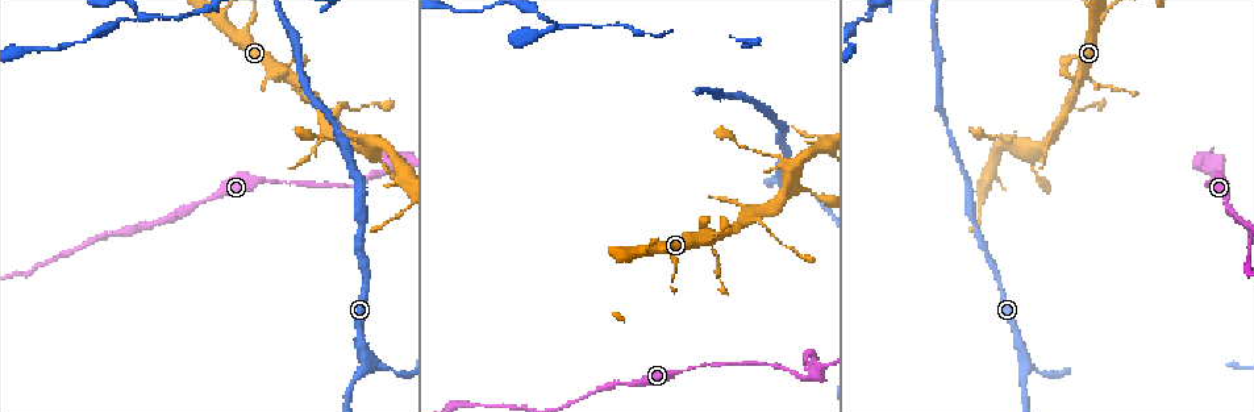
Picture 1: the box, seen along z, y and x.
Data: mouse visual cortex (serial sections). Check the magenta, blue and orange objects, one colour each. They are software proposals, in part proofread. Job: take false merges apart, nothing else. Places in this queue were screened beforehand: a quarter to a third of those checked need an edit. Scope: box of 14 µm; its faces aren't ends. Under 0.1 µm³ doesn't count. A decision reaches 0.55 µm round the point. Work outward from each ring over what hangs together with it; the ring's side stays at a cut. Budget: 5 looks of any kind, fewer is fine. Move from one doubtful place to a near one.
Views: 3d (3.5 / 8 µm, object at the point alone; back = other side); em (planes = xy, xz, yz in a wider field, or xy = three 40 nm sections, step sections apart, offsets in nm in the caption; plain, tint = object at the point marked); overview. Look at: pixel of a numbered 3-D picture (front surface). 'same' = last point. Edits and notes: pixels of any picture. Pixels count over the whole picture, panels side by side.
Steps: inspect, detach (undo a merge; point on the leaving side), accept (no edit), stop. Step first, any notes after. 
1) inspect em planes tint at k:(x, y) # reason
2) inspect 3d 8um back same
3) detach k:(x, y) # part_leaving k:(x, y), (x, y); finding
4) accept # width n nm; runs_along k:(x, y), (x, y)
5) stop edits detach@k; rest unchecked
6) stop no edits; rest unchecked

inspect 3d 3.5um back at 1:(370, 359) # branch point

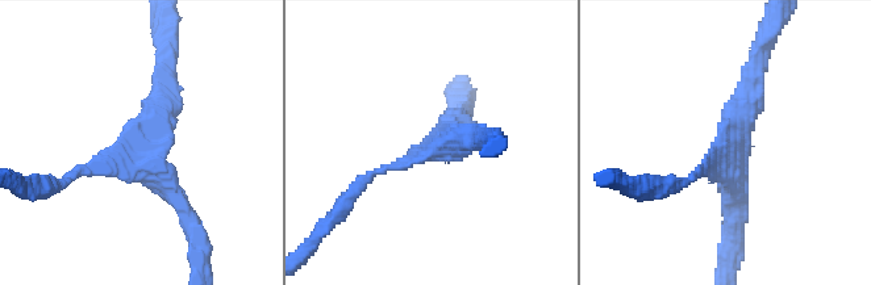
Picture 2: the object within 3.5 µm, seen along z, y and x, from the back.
inspect em xy step 3 tint at 2:(143, 143) # arms 3; arm_widths 150, 250, 300 nm

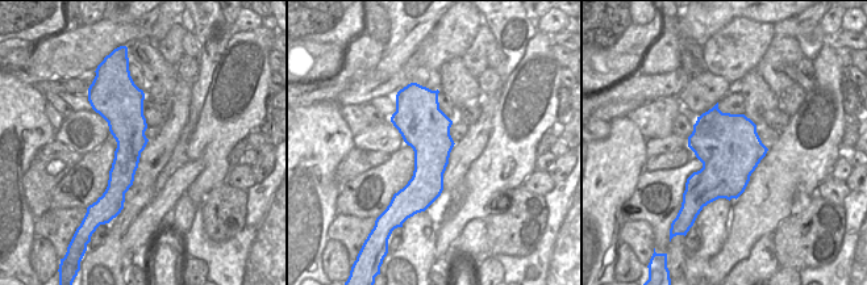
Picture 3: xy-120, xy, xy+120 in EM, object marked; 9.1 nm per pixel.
accept # width 440 nm; runs_along 2:(165, 66), (141, 143), (188, 216); all the same cell

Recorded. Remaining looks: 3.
inspect 3d 3.5um at 1:(1219, 168) # sudden change in width

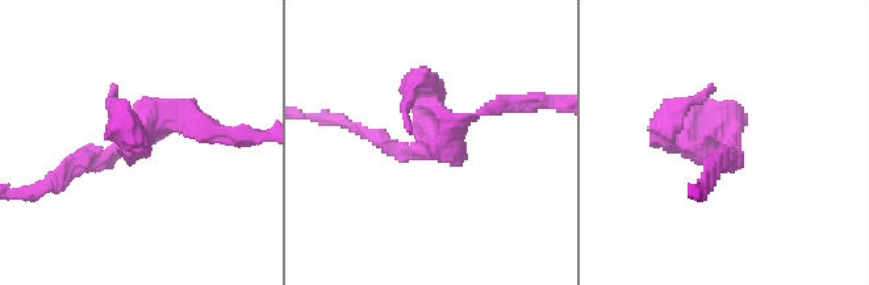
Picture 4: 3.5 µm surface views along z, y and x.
inspect em xy step 3 plain at 4:(728, 144) # need the tissue

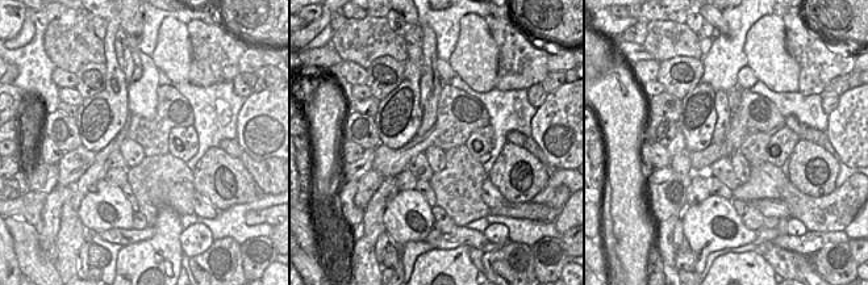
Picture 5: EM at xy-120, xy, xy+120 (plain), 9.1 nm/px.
inspect em xy step 3 tint same

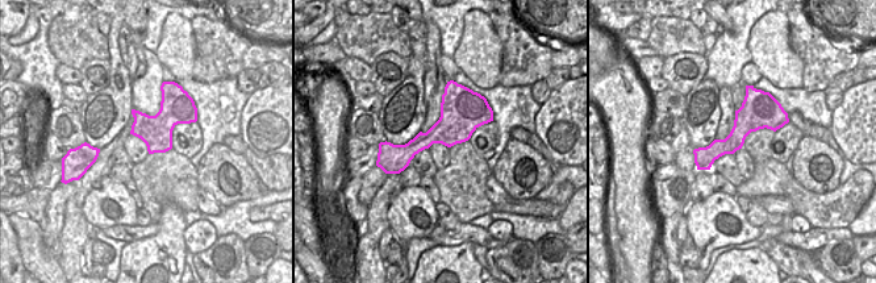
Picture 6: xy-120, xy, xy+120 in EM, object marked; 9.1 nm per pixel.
accept # runs_along 6:(784, 116), (755, 116), (700, 166); one cell here

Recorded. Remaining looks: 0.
stop no edits; rest unchecked

